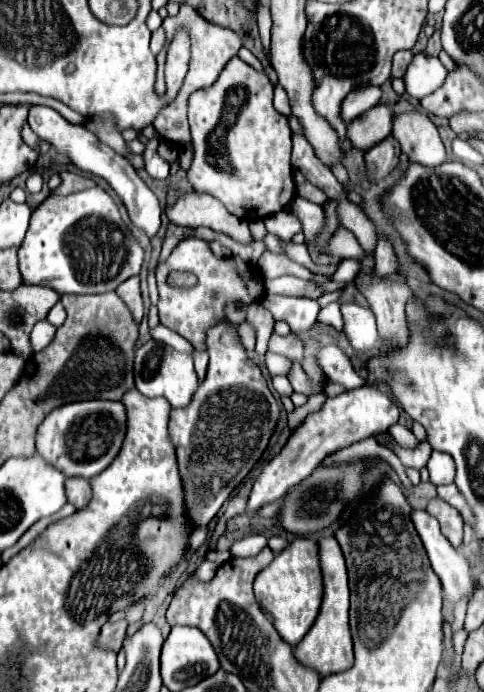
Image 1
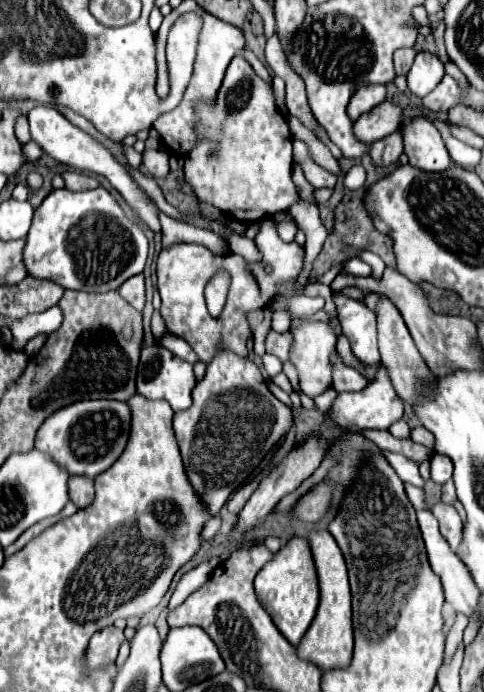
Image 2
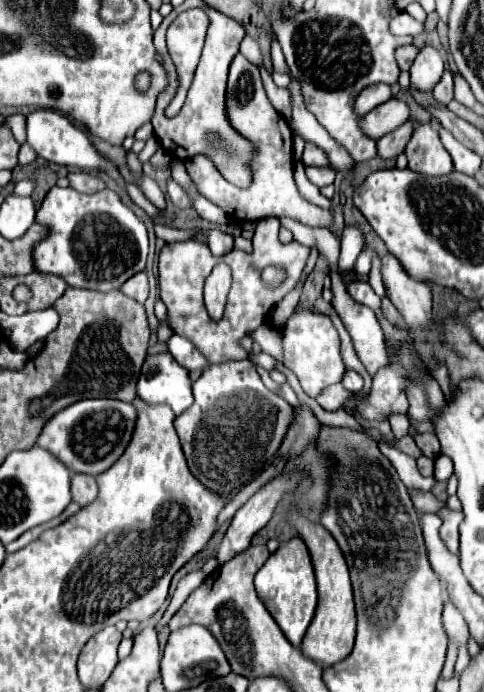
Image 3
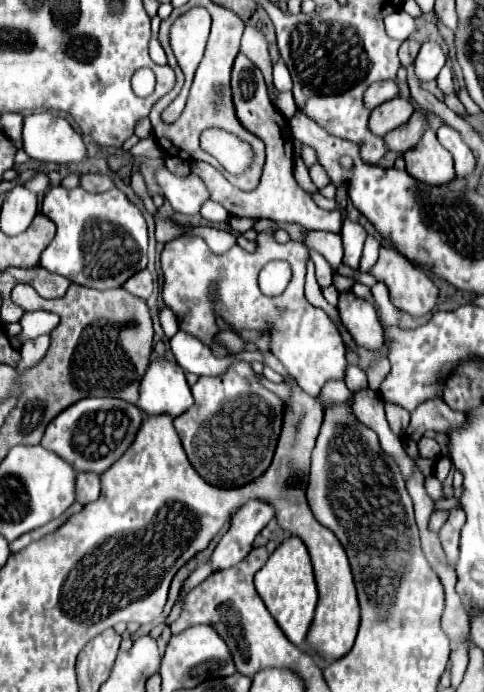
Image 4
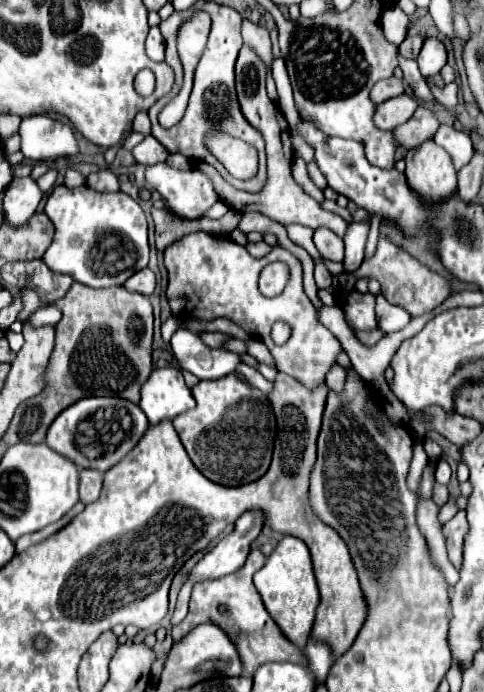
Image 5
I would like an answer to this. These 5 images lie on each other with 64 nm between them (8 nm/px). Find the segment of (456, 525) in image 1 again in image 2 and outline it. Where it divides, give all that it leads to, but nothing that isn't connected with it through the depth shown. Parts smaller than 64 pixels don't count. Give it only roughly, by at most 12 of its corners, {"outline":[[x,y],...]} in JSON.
{"outline":[[444,502],[430,512],[440,522],[440,534],[456,552],[462,540],[462,518]]}

